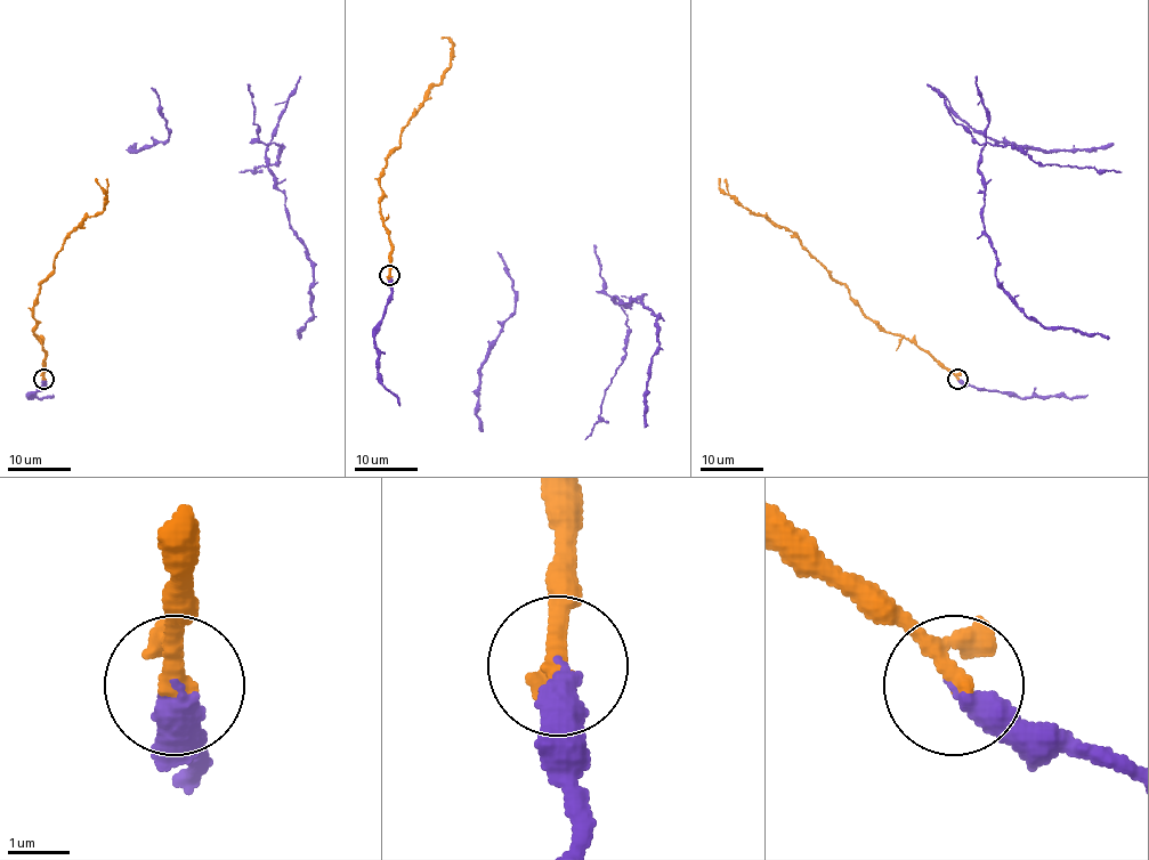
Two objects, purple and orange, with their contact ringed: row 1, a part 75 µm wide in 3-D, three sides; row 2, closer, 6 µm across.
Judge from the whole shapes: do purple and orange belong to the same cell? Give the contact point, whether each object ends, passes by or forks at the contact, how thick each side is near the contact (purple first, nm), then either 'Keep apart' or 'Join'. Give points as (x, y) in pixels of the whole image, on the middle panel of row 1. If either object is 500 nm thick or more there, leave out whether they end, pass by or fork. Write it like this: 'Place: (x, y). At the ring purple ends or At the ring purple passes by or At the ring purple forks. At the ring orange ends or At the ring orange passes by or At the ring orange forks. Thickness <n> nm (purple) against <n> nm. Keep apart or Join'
Place: (389, 275). At the ring purple ends. At the ring orange passes by. Thickness 360 nm (purple) against 260 nm. Join

